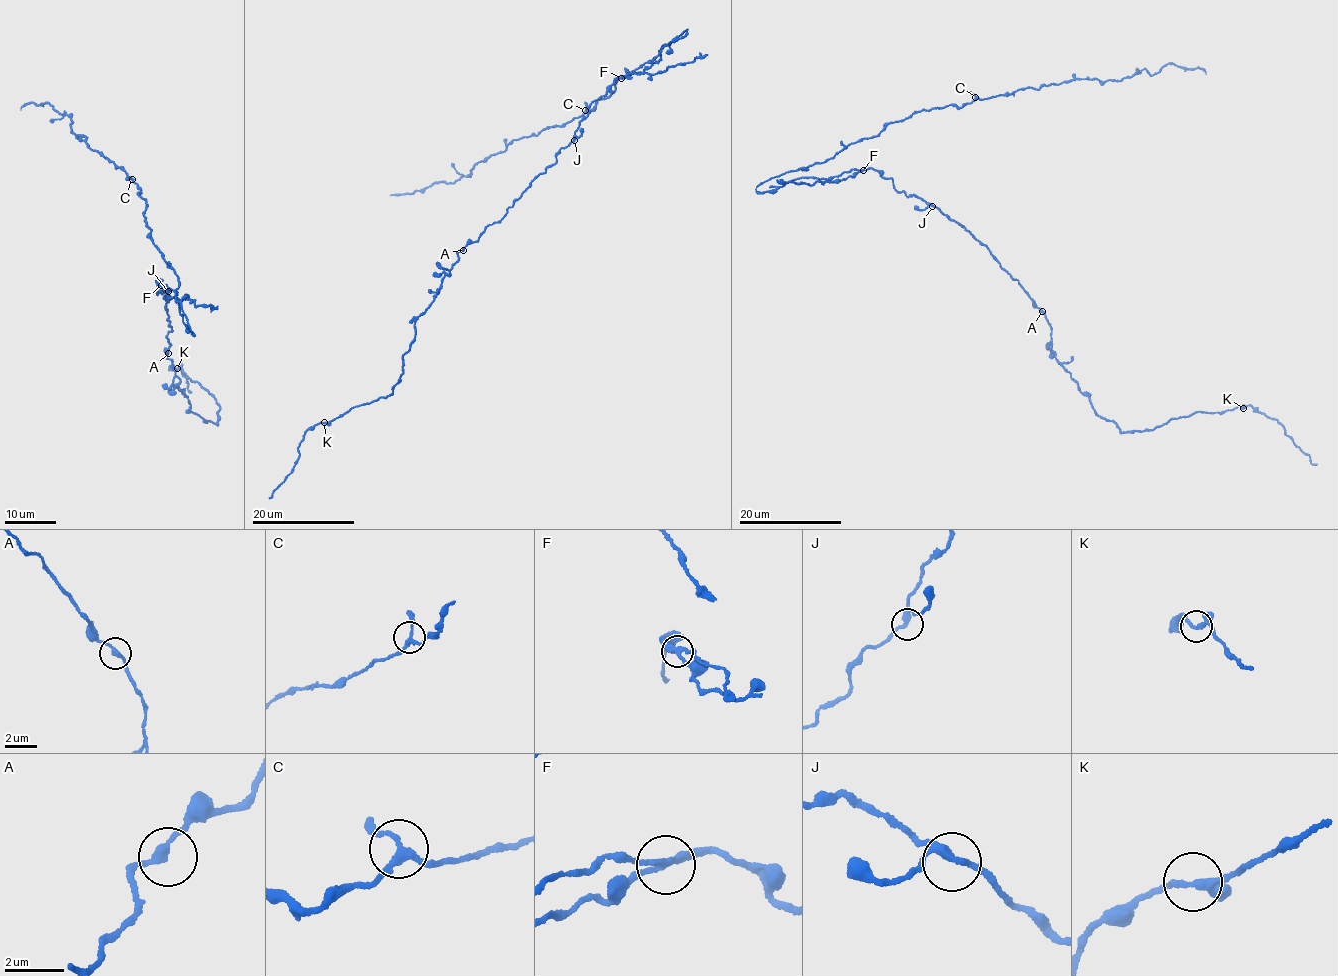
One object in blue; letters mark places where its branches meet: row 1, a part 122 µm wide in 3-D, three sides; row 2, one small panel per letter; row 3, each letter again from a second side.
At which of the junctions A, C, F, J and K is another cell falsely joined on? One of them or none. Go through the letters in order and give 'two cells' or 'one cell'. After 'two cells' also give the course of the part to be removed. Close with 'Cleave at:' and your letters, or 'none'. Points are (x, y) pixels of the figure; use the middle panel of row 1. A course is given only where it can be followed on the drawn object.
A: one cell
C: one cell
F: two cells; foreign part runs (621, 77), (631, 73), (657, 74), (707, 54)
J: one cell
K: one cell
Cleave at: F

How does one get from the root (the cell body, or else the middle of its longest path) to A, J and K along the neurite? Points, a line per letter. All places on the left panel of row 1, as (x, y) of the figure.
A: (158, 282), (157, 294), (167, 290), (164, 297), (169, 297), (166, 307), (172, 327), (167, 337), (168, 353)
J: (158, 282), (157, 294), (160, 291), (162, 293), (162, 290), (168, 291)
K: (158, 282), (157, 294), (169, 297), (165, 357), (178, 388), (190, 411), (219, 423), (214, 396), (177, 368)

